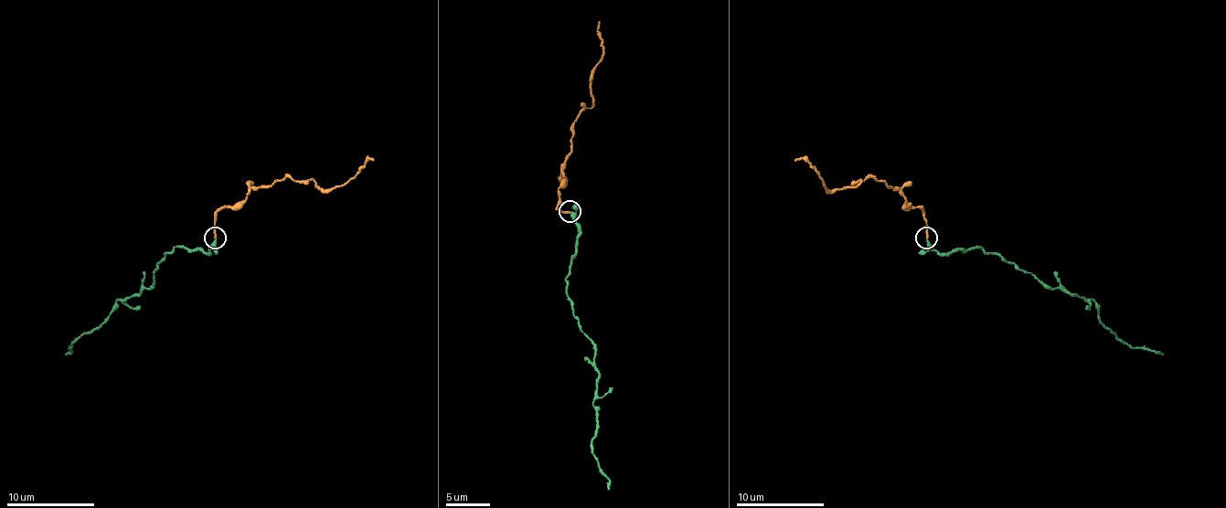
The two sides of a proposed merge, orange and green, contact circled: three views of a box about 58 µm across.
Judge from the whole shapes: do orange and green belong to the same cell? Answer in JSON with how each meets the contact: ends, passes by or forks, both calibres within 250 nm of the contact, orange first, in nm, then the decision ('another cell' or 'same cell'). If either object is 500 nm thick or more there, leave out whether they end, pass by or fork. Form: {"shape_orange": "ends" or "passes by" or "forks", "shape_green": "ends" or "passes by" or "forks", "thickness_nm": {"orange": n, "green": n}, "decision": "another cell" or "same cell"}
{"shape_orange": "passes by", "shape_green": "ends", "thickness_nm": {"orange": 130, "green": 280}, "decision": "same cell"}

